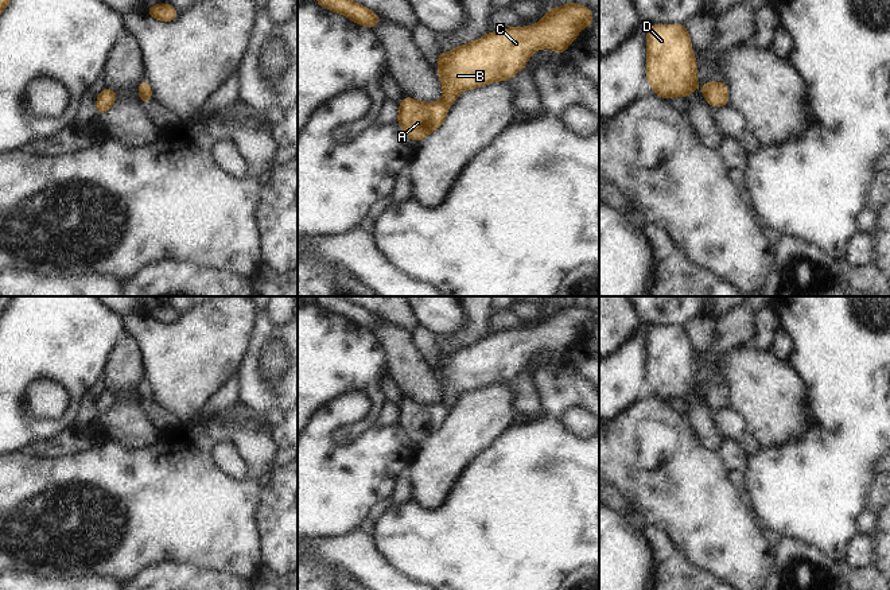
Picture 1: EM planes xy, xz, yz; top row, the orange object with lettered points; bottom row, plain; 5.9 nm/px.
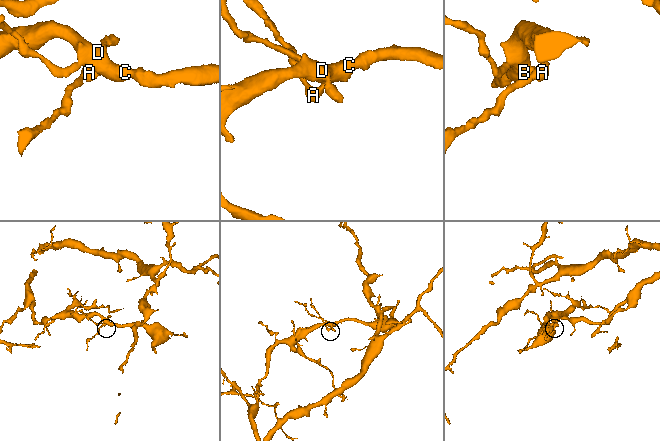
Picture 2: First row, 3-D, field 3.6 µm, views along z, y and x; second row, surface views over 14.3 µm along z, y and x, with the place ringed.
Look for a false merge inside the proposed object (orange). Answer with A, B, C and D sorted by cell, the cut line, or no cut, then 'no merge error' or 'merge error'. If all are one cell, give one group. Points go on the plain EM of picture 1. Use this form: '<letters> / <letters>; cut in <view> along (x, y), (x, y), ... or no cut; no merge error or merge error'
A / B C D; cut in xz along (440, 403), (447, 408); merge error

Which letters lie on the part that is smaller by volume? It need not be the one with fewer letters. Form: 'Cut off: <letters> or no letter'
Cut off: A

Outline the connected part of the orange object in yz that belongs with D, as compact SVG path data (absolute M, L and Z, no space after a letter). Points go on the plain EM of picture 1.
M652 326L646 337L646 381L662 400L687 399L697 389L696 360L685 326Z

